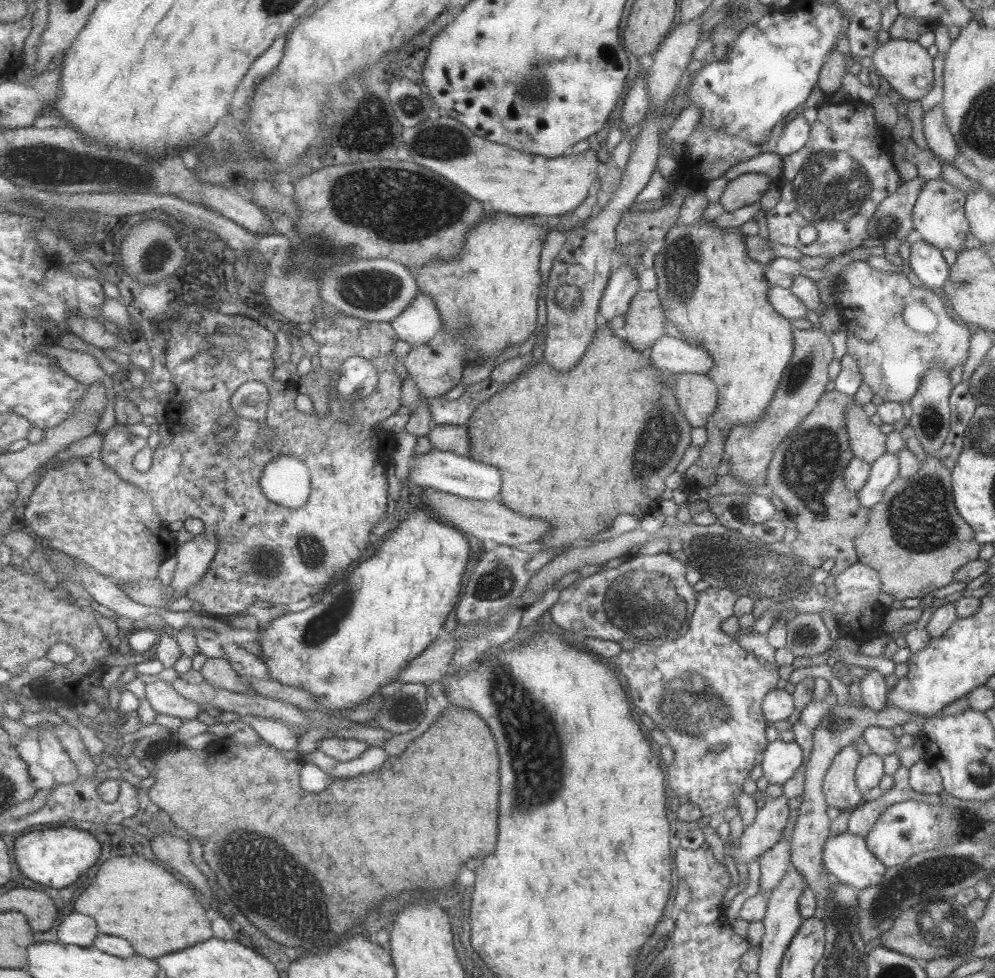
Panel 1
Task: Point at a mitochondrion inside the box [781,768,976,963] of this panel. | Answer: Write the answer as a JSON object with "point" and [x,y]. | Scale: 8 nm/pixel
{"point":[943,928]}

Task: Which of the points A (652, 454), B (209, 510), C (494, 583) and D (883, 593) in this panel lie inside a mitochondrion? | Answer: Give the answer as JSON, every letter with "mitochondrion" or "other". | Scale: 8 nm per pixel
{"A":"mitochondrion","B":"other","C":"mitochondrion","D":"other"}

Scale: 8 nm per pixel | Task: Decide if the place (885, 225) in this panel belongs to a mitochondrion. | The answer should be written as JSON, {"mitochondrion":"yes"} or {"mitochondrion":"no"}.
{"mitochondrion":"yes"}

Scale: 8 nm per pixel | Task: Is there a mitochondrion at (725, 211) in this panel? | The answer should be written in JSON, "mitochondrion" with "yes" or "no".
{"mitochondrion":"no"}

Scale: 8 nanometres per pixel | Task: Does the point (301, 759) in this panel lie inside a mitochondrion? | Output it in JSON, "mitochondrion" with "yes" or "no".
{"mitochondrion":"no"}

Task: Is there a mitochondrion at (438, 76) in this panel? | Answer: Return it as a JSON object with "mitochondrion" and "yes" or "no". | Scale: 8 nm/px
{"mitochondrion":"no"}

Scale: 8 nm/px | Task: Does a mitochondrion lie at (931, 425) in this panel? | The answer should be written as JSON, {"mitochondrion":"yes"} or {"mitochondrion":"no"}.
{"mitochondrion":"yes"}

